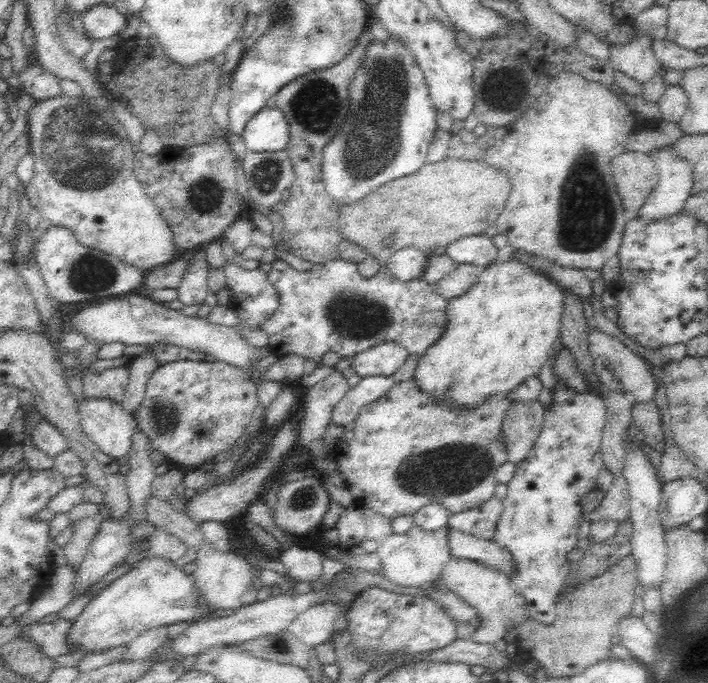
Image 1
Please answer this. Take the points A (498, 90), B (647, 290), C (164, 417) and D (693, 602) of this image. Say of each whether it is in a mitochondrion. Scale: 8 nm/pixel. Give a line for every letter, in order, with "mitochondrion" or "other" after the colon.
A: mitochondrion
B: other
C: mitochondrion
D: mitochondrion

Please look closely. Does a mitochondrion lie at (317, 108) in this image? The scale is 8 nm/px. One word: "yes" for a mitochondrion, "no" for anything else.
yes

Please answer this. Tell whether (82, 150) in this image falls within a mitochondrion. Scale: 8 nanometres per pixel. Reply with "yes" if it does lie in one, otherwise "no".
yes

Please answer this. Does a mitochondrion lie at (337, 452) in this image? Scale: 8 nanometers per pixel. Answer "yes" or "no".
no

